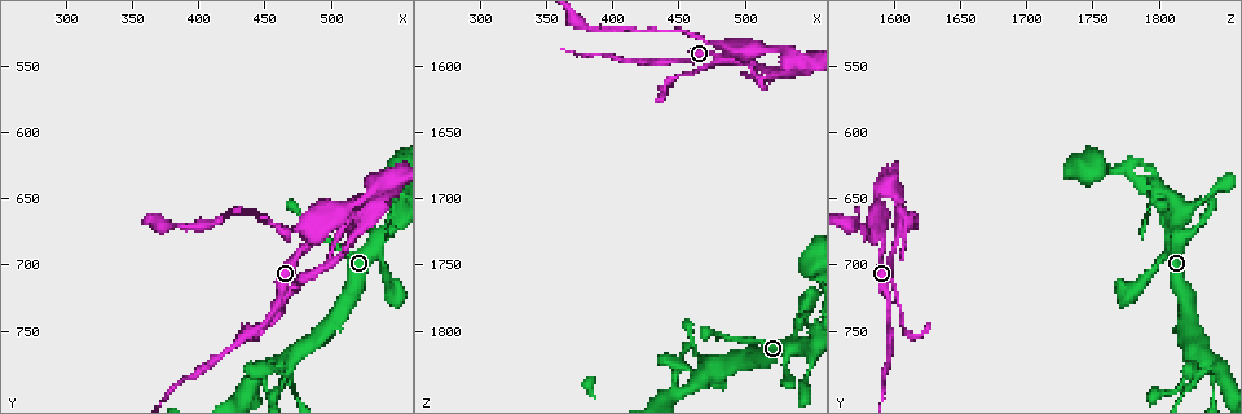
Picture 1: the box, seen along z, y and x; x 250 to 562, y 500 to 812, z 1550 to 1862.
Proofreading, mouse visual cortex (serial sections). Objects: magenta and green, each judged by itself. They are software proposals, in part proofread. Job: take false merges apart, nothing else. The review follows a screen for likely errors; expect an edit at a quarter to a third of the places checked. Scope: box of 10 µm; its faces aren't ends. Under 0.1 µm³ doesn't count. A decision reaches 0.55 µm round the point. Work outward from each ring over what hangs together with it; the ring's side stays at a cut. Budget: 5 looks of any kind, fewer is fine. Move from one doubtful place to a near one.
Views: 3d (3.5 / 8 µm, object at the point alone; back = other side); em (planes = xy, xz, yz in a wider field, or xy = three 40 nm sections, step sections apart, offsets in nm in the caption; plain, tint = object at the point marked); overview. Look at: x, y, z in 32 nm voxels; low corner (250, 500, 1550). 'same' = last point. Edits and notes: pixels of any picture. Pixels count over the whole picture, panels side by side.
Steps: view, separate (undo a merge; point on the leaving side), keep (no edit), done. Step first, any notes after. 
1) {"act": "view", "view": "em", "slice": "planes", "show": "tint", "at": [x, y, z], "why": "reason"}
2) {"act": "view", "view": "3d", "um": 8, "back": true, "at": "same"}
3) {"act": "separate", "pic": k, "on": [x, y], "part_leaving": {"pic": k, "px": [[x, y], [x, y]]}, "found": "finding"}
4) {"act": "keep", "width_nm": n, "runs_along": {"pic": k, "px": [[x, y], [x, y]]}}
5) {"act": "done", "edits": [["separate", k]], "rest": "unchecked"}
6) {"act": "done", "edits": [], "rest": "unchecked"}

{"act": "view", "view": "3d", "um": 8, "at": [486, 680, 1588], "why": "three arms meet"}

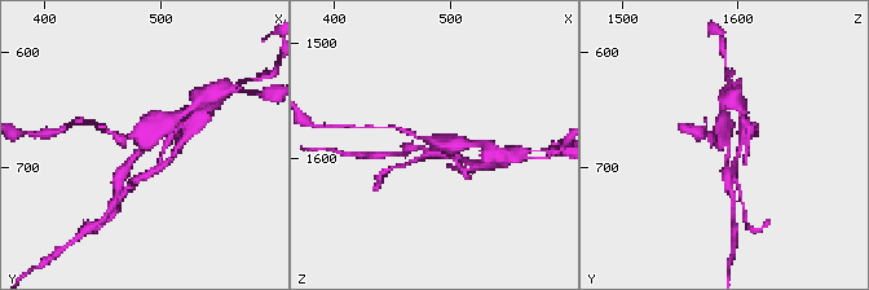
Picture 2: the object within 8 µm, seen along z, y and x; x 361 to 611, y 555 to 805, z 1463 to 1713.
{"act": "view", "view": "3d", "um": 3.5, "at": "same", "why": "closer look"}

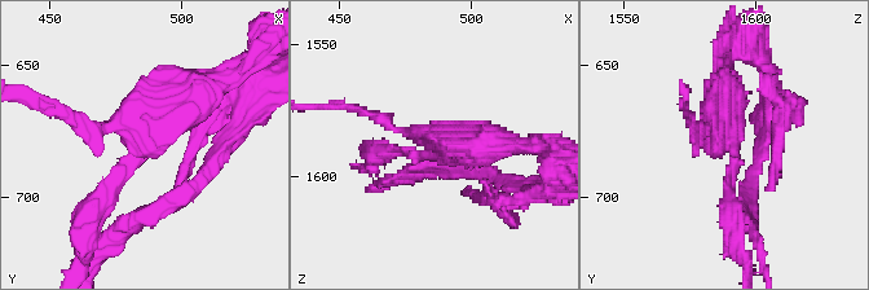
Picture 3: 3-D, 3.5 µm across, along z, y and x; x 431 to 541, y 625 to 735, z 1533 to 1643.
{"act": "view", "view": "em", "slice": "xy", "step": 5, "show": "tint", "at": [486, 678, 1586], "arms": 3, "arm_widths_nm": [150, 150, 400]}

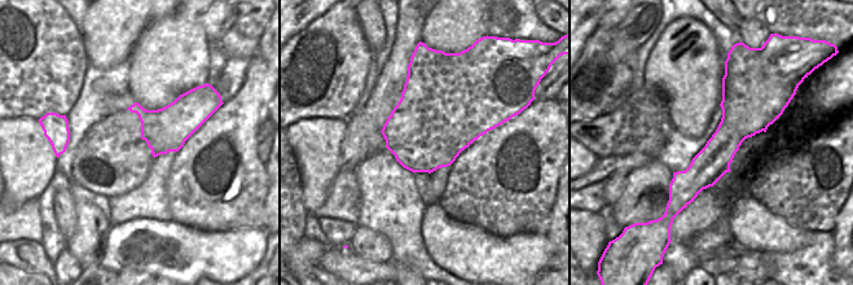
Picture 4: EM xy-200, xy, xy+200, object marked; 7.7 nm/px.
{"act": "separate", "pic": 3, "on": [455, 139], "part_leaving": {"pic": 3, "px": [[435, 148], [435, 141], [534, 141]]}, "found": "two cells meet here"}

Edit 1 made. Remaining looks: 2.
{"act": "view", "view": "3d", "um": 3.5, "at": [448, 784, 1830], "why": "sharp bend"}

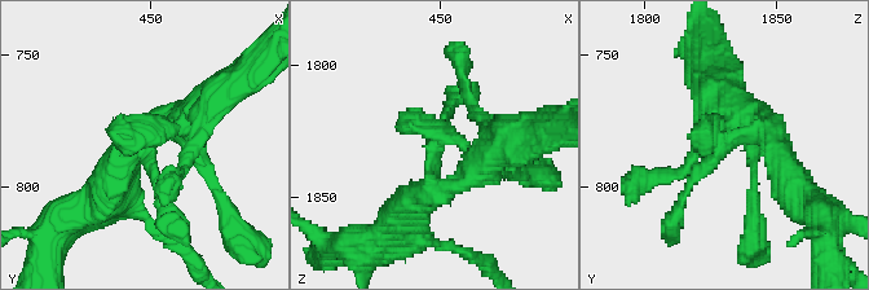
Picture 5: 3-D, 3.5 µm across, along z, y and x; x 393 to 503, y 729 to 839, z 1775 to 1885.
{"act": "view", "view": "em", "slice": "xy", "step": 1, "show": "tint", "at": [449, 786, 1828], "why": "need the tissue"}

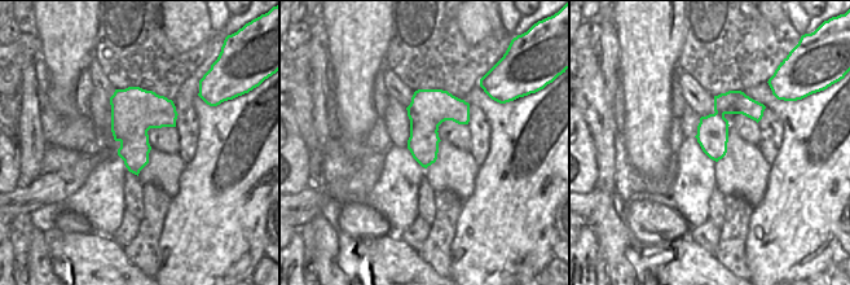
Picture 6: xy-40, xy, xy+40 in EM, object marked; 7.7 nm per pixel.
{"act": "keep", "runs_along": {"pic": 5, "px": [[735, 101], [675, 216]]}, "found": "all the same cell"}

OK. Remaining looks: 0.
{"act": "done", "edits": [["separate", 3]], "rest": "unchecked"}

